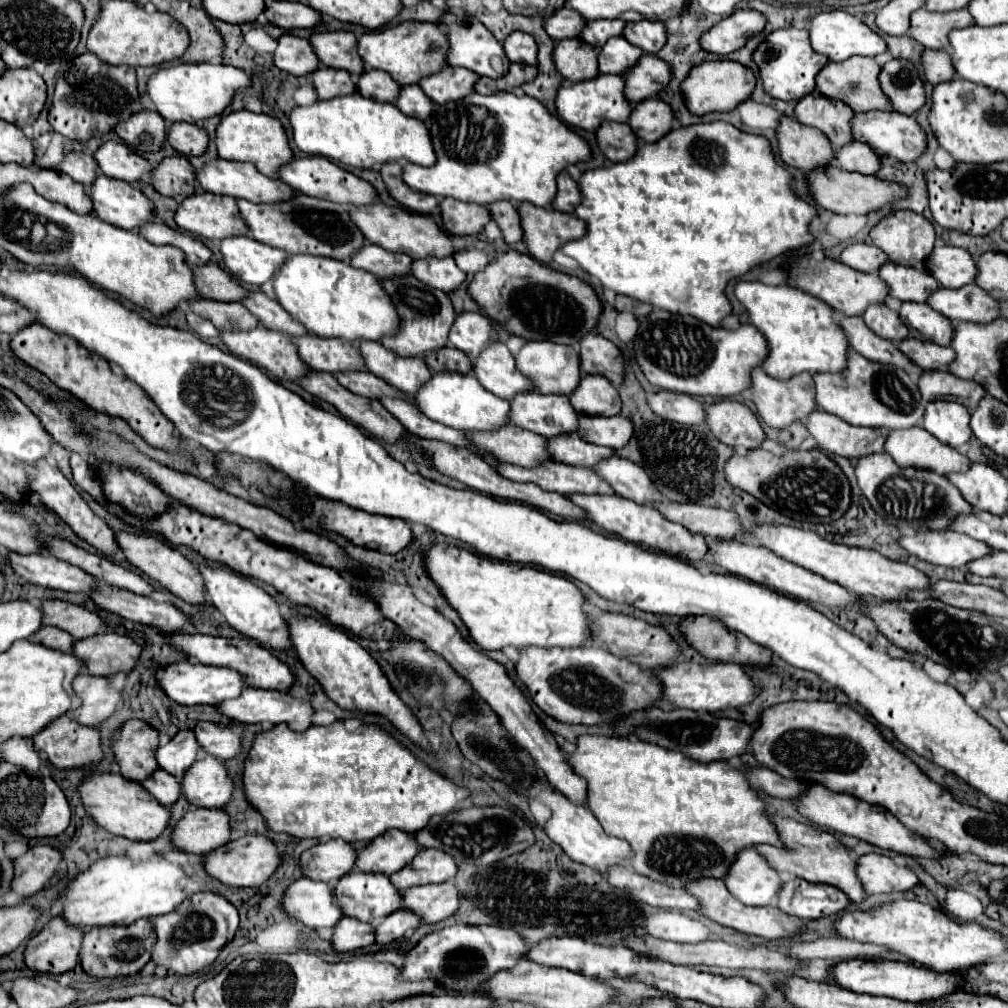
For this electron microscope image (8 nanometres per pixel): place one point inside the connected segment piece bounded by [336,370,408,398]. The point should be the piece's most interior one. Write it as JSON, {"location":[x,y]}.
{"location":[363,383]}

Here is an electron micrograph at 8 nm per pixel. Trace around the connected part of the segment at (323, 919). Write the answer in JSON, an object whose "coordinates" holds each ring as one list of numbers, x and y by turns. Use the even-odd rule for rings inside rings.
{"coordinates":[[306,876,290,884,282,906,286,906,286,912,292,918,314,930,322,926,336,926,344,918,344,912,334,896,334,888]]}

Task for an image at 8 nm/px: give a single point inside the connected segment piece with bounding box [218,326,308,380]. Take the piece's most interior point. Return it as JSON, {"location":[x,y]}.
{"location":[270,349]}

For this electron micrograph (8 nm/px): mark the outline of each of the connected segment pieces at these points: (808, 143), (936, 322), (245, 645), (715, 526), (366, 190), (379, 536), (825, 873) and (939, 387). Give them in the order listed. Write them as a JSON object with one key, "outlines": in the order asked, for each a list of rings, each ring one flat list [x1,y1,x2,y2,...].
{"outlines":[[[782,116,778,122,776,140,782,162,804,172,826,166,834,158,834,150,820,130,804,126,788,116]],[[902,302,900,306,900,320,910,328,912,334,916,334,920,340,934,342,948,346,950,334,952,334,952,322,932,310,928,304,918,302]],[[194,634,194,638,172,638,172,640,182,652,186,652,192,660,196,660,200,664,226,666,226,668,238,670,240,674,246,674,246,682,250,682,250,686,278,690,278,692,286,694,296,684,296,676,292,674,292,670,284,662,280,662,274,654,270,654,270,650,260,646,256,640,250,640,250,638,214,638,214,636,206,636,206,634]],[[656,502,652,504,652,508,656,508,670,522,682,524,686,530,702,534,706,538,736,538,738,534,742,534,742,530,738,530,740,520,732,510,710,508,690,502]],[[304,156,304,158,294,158,292,162,284,164,278,168,278,178,286,182,288,186,300,190,302,194,310,194,316,198,326,198,332,202,342,202,342,204,370,204,376,198,376,190,372,184,366,180,342,170,334,162,330,162,324,156]],[[312,496,312,502,314,502,314,512,322,516,322,526,326,530,334,530,334,532,346,536,356,546,372,548,372,550,378,550,382,554,396,554,396,552,404,550,414,540,412,528,408,526,408,522,404,522,400,518,366,514,362,510,348,510,340,502,330,502,330,500,324,500,318,496]],[[774,816,774,824,778,826,784,848,778,850,774,846,756,846,758,850,762,850,762,854,766,854,766,860,774,866,774,870,778,870,782,876,786,872,790,876,804,878,808,882,830,884,830,886,842,890,852,902,866,900,868,894,862,888,862,882,856,874,856,860,850,856,850,850,842,842,838,842,830,832,820,830,812,824,800,824,796,820,780,818,780,816]],[[930,370,924,372,918,378,918,390,926,402,930,400,956,400,958,404,972,410,980,398,986,396,984,388,980,384,970,380,960,380,948,372,942,370]]]}

